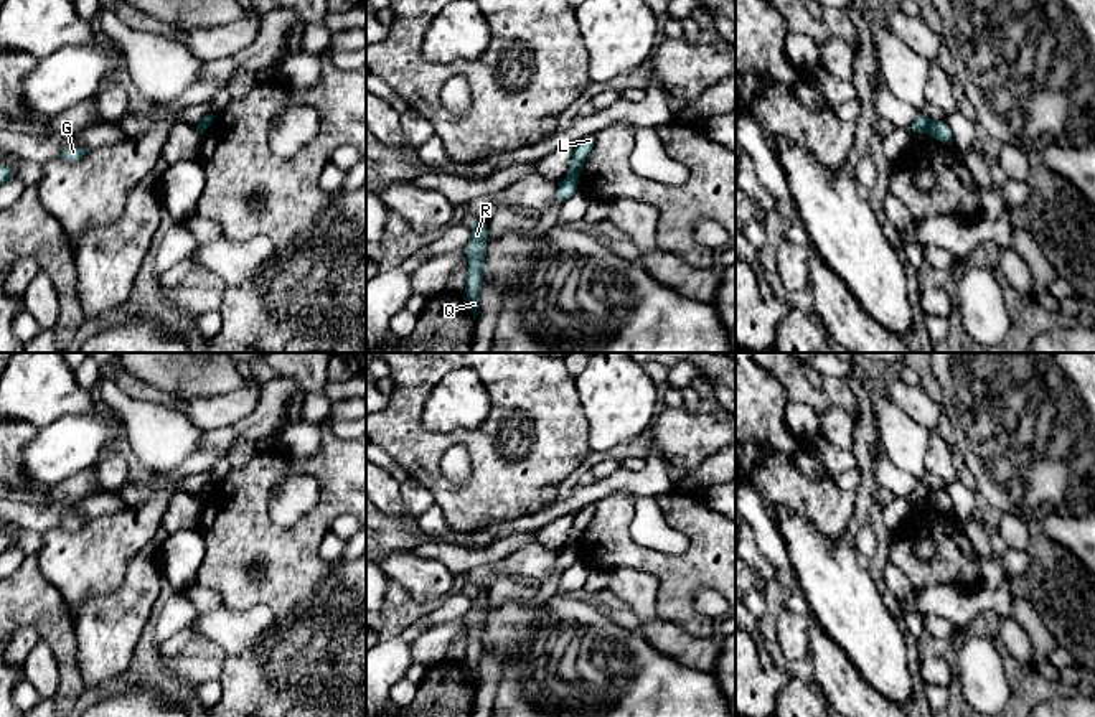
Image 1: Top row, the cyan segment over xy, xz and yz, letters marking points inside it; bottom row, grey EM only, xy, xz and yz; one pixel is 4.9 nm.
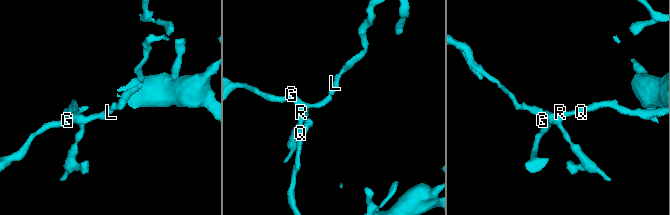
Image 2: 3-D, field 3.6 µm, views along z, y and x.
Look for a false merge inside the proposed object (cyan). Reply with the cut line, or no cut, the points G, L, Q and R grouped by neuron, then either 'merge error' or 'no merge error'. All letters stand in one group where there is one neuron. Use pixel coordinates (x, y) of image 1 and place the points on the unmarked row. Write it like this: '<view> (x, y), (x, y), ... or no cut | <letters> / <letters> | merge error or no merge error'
xz (568, 543), (576, 549) | G Q R / L | merge error

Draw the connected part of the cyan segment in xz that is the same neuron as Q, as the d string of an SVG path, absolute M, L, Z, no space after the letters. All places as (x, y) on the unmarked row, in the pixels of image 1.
M470 585L470 593L472 593L472 608L465 618L465 623L468 625L468 646L463 661L465 666L468 668L473 687L477 689L482 651L485 648L483 630L488 621L486 616L488 592L486 588L477 588Z

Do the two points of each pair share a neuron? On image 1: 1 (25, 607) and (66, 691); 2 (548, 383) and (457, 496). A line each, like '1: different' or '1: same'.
1: same
2: same

